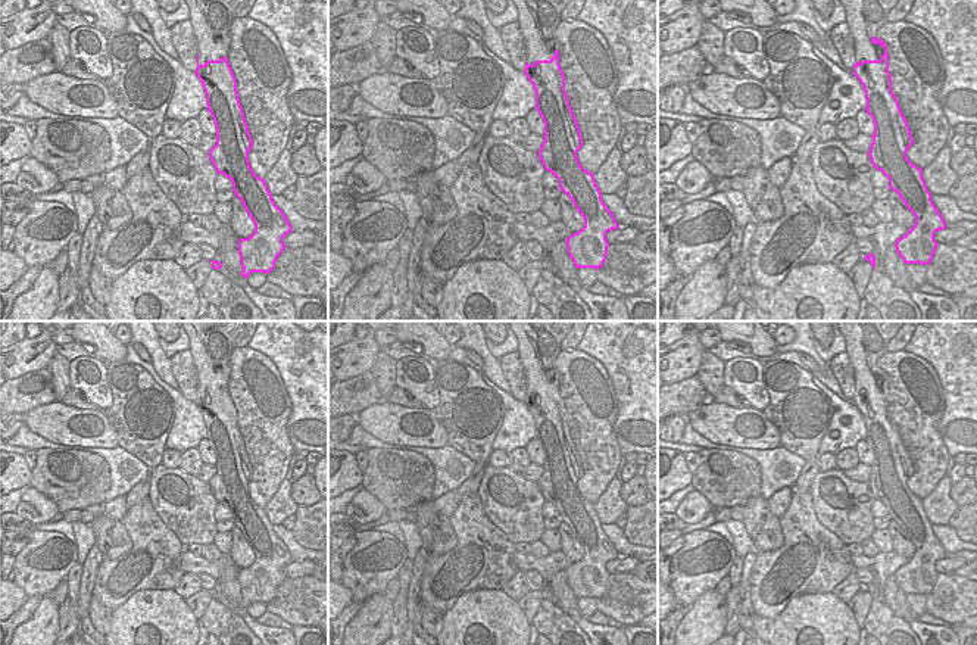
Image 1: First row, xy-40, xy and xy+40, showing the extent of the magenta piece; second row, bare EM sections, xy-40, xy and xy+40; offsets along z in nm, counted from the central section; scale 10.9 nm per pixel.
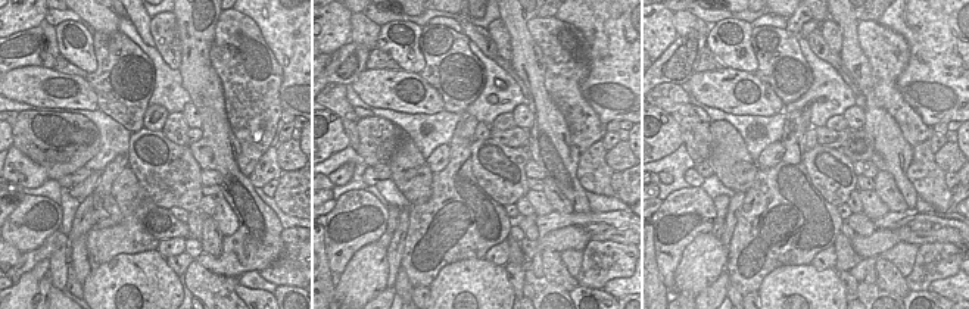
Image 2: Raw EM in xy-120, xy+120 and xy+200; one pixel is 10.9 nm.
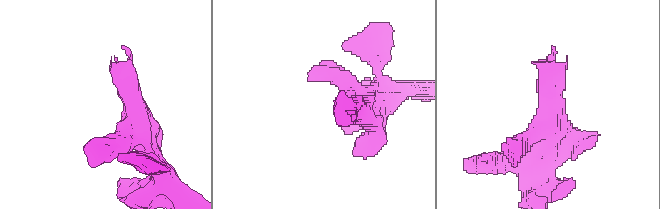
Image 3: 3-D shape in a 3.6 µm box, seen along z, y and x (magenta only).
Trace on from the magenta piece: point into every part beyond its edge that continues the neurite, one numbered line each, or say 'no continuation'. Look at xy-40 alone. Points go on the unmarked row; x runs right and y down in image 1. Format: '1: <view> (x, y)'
1: xy-40 (211, 346)

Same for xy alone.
1: xy (539, 342)

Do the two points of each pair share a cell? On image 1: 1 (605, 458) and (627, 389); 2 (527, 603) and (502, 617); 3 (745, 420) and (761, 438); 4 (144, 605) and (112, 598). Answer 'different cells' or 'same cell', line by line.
1: different cells
2: different cells
3: same cell
4: different cells

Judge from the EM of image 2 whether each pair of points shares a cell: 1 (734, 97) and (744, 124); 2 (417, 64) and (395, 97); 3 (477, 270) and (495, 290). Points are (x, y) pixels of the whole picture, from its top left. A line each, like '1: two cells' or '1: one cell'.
1: two cells
2: two cells
3: one cell

